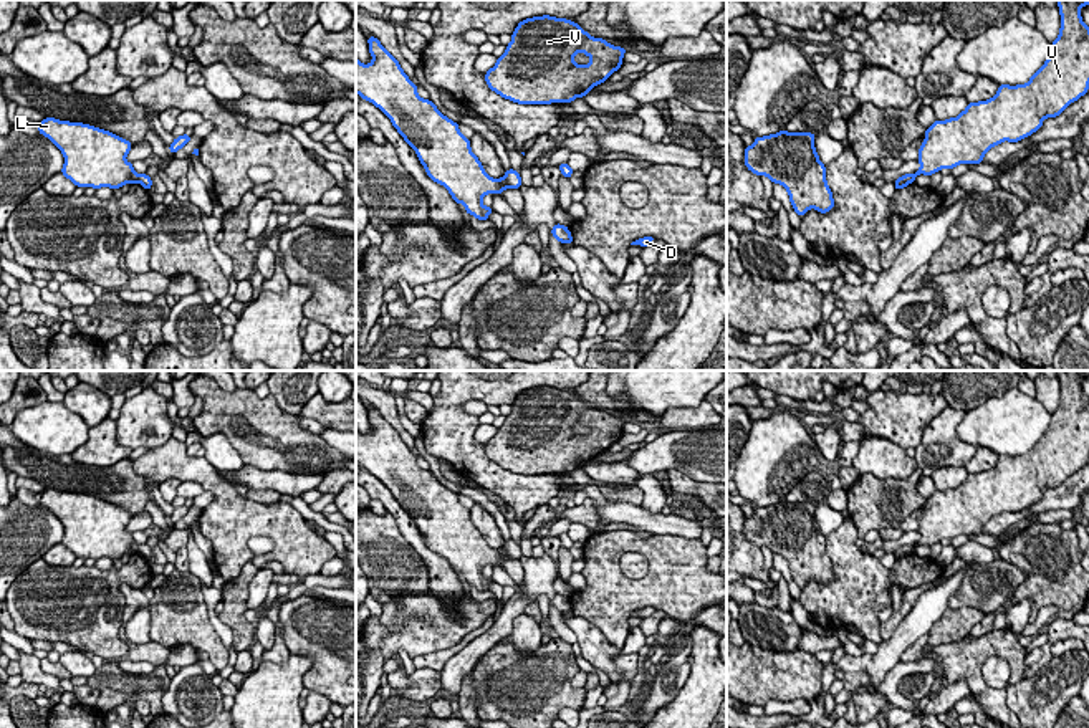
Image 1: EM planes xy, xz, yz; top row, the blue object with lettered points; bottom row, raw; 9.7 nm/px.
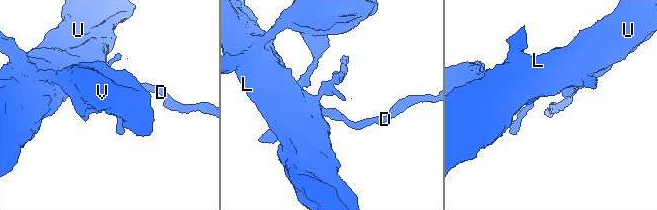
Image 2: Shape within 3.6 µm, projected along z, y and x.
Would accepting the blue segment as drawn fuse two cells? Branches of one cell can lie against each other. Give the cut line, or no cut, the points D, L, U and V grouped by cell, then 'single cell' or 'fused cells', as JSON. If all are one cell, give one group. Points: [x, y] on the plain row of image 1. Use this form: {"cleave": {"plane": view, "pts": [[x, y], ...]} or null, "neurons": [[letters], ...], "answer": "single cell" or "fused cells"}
{"cleave": {"plane": "xz", "pts": [[502, 548], [510, 558]]}, "neurons": [["D", "L", "U"], ["V"]], "answer": "fused cells"}

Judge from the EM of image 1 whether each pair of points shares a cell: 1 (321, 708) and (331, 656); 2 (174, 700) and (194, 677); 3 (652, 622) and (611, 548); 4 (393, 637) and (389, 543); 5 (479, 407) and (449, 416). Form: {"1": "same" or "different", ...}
{"1": "different", "2": "same", "3": "different", "4": "different", "5": "different"}

